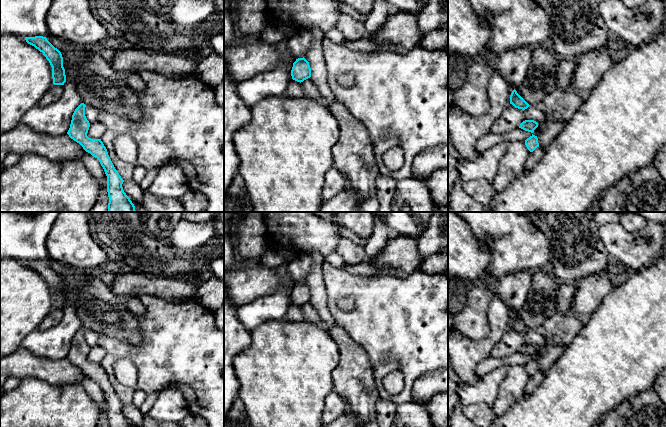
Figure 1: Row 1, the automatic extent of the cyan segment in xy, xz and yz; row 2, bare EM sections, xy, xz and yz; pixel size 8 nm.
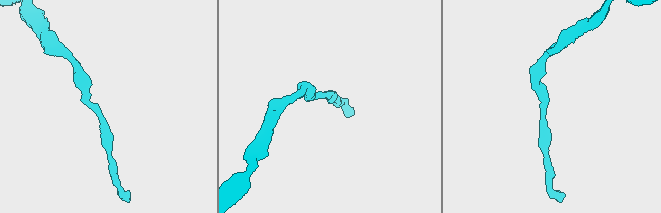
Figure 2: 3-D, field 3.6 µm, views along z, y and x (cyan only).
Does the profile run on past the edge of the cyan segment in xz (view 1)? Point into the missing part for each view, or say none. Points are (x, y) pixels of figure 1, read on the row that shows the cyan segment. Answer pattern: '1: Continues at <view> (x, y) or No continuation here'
1: No continuation here

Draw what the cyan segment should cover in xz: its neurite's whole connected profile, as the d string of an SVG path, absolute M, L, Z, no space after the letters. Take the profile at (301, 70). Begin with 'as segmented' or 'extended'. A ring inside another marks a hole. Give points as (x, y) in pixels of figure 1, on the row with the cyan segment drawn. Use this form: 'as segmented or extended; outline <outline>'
as segmented; outline M304 57L296 59L293 63L291 76L293 80L300 83L311 77L309 62Z

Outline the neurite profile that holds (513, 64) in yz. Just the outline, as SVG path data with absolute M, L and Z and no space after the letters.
M532 46L515 47L495 57L494 66L513 89L517 90L525 80L532 60Z

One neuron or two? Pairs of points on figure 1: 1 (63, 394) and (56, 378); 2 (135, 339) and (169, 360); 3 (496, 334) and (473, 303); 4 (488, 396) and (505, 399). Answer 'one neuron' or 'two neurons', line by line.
1: two neurons
2: two neurons
3: two neurons
4: two neurons

